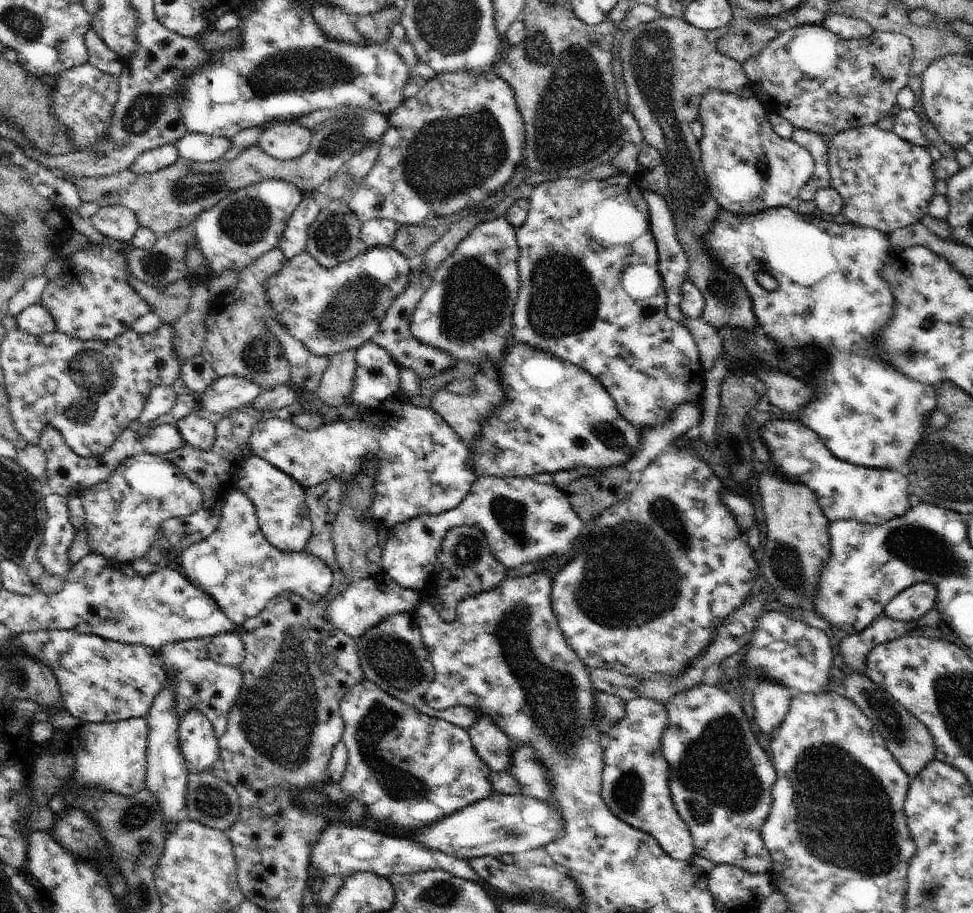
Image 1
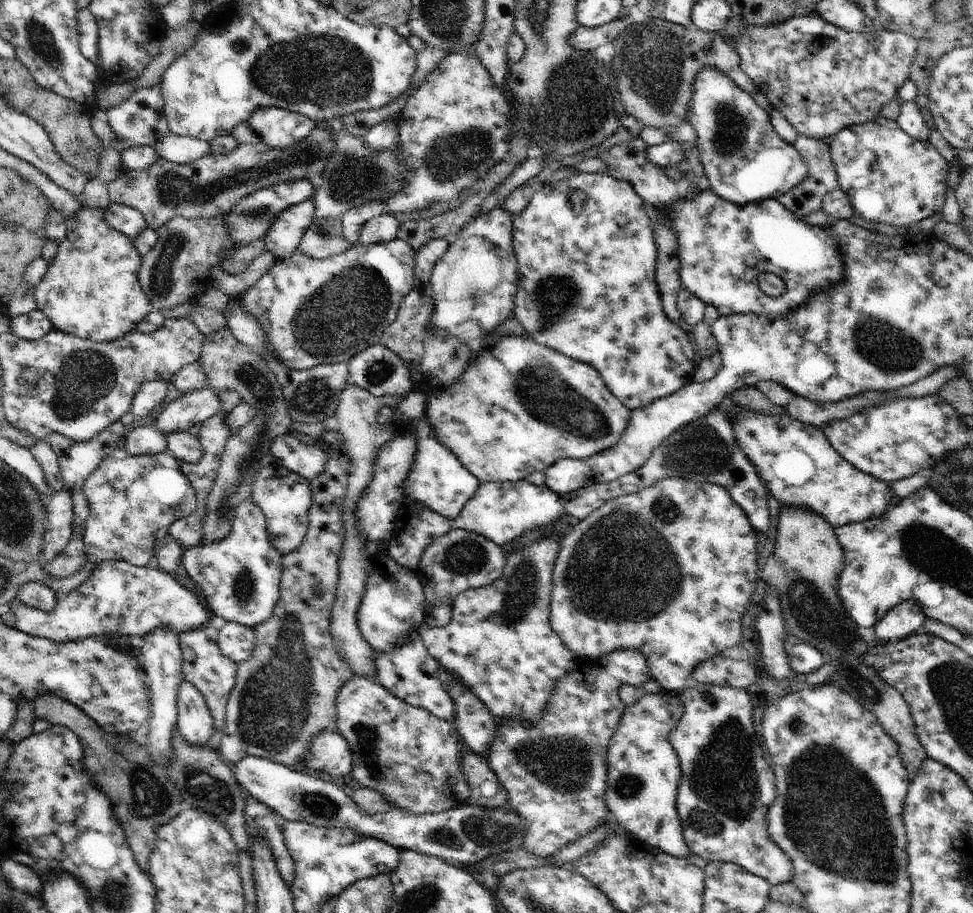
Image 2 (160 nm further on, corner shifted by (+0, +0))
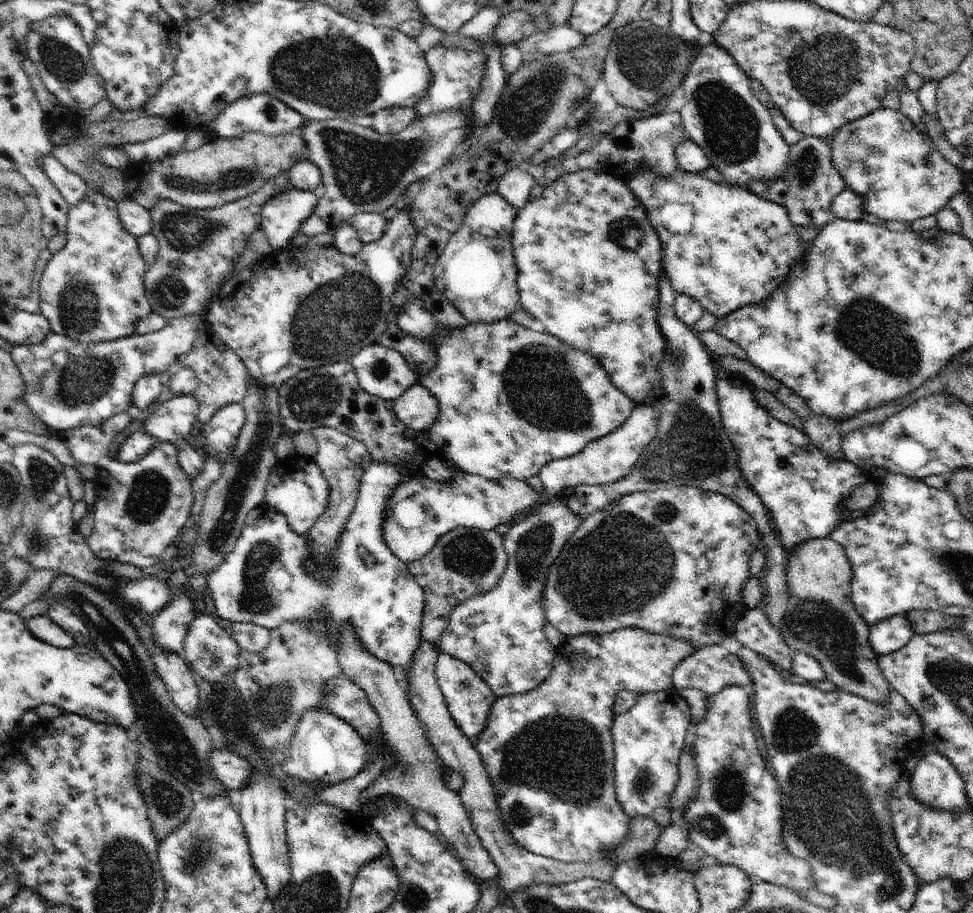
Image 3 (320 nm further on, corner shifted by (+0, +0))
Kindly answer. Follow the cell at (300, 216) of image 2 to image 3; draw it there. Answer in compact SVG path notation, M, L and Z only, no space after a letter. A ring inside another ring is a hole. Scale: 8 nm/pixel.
M288 187L277 195L271 196L261 208L261 228L265 231L273 249L285 249L292 244L293 238L299 234L302 223L314 212L317 199L311 190L300 190Z

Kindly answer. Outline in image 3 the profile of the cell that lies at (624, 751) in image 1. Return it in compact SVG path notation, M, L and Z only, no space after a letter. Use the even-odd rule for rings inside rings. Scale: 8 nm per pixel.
M676 688L639 691L634 706L614 717L611 731L615 744L616 798L631 819L634 816L649 816L664 830L672 824L669 804L679 779L679 756L691 725L690 706Z

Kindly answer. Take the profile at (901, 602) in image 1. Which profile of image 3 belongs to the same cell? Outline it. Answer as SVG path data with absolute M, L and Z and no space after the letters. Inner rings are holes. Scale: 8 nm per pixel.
M905 613L891 616L882 622L873 624L869 627L869 631L870 646L878 656L900 650L908 644L911 636L914 636L915 633Z

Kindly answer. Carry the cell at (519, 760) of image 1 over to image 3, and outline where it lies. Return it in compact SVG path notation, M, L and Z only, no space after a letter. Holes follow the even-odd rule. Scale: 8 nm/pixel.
M638 627L625 628L619 631L611 632L605 635L578 635L573 638L565 638L565 641L559 646L556 658L553 662L553 669L550 676L533 691L524 694L515 694L497 698L488 713L486 728L477 736L474 741L474 748L481 756L484 770L487 772L491 785L495 790L501 817L506 828L511 832L518 845L527 851L533 852L543 857L548 857L563 863L593 863L604 857L604 852L614 852L622 842L626 842L630 830L631 818L624 812L616 798L615 791L615 768L613 758L615 755L615 744L613 741L612 727L615 719L614 703L617 694L622 689L637 691L665 691L673 688L672 673L674 669L691 654L697 651L697 648L687 640L674 638L669 634L650 632Z

